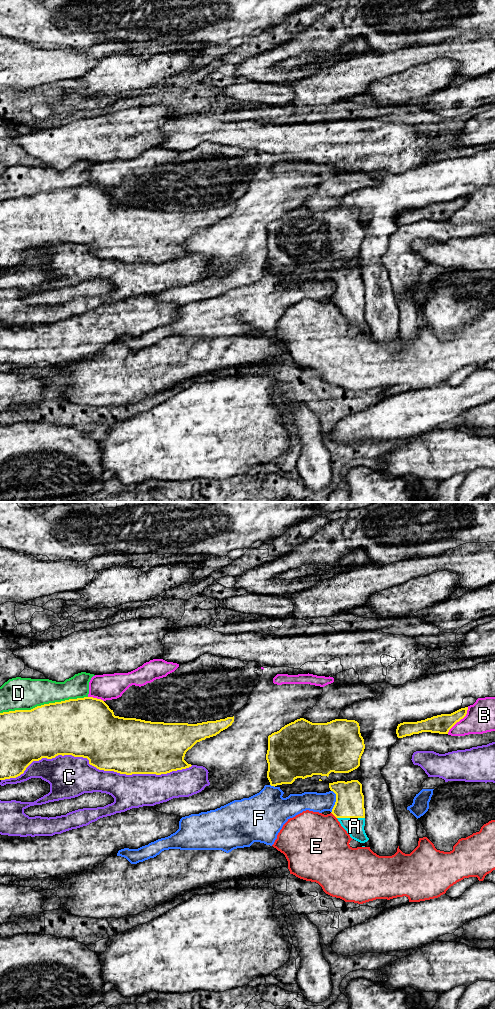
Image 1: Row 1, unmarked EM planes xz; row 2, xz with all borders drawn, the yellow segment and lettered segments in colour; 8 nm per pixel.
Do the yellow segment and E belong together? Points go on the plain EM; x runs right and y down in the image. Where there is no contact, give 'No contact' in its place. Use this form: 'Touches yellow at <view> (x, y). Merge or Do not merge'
Touches yellow at xz (333, 302). Do not merge

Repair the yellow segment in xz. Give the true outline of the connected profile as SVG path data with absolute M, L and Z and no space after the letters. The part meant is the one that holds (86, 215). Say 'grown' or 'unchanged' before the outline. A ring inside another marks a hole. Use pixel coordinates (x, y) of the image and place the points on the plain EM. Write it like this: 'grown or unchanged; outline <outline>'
unchanged; outline M84 185L44 192L31 198L0 201L0 268L16 266L33 250L58 243L72 243L89 248L99 258L120 262L167 262L191 255L185 248L186 240L197 230L216 224L234 210L233 205L197 212L151 210L136 206L115 204L101 187Z

